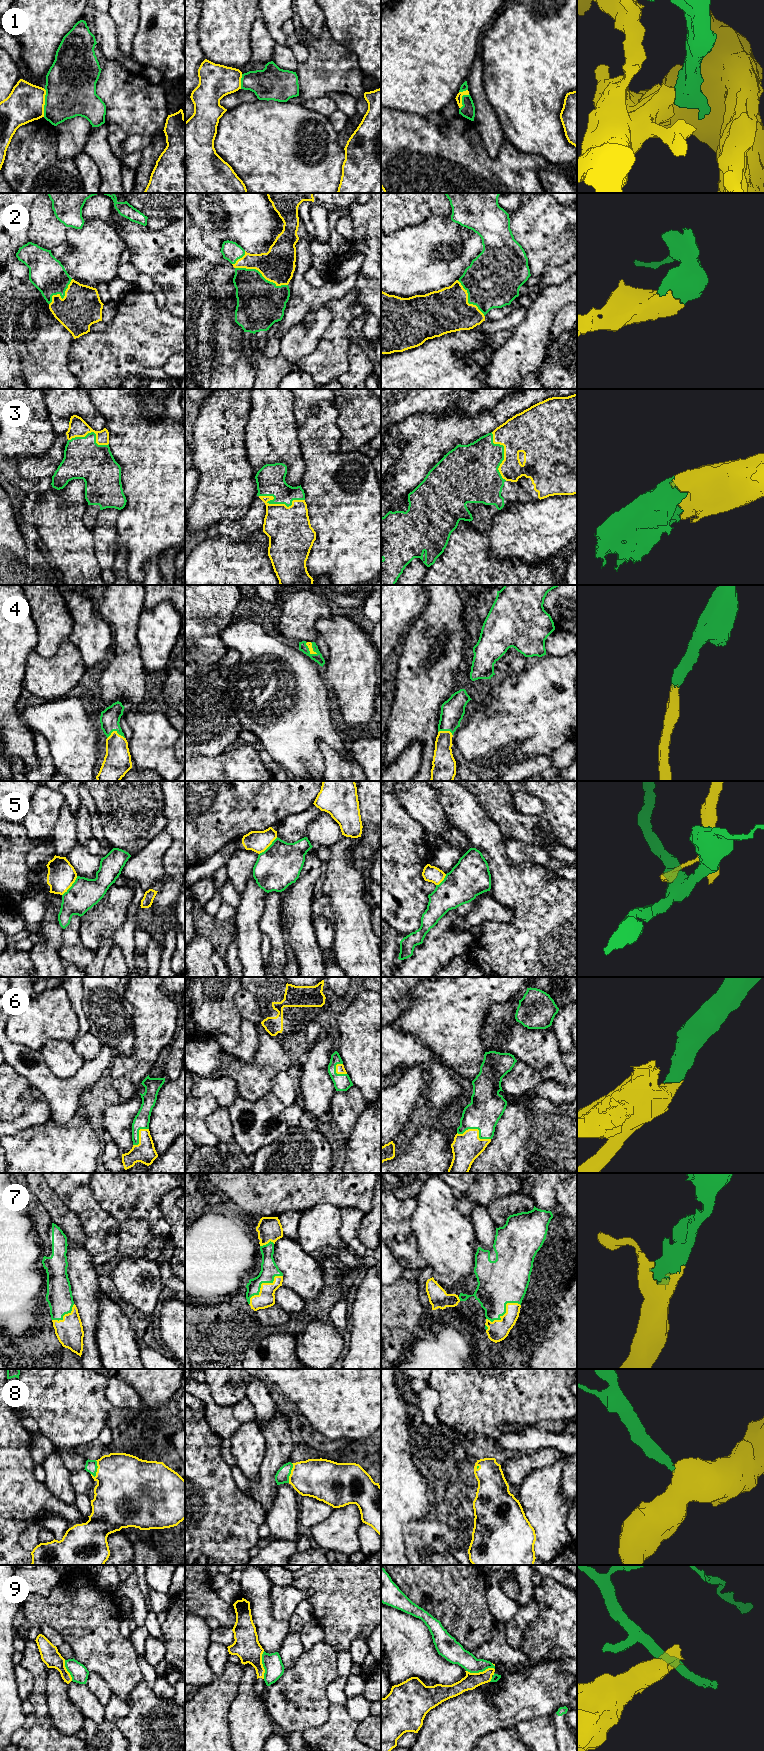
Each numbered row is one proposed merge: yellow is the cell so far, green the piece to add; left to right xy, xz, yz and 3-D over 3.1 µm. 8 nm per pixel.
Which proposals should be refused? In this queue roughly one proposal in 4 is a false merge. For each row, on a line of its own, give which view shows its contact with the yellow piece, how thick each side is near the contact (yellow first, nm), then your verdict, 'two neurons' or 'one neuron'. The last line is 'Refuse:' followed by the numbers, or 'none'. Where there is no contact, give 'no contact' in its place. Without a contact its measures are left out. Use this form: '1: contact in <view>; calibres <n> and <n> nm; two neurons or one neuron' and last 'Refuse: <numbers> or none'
1: contact in xy; calibres 300 and 400 nm; two neurons
2: contact in xz; calibres 280 and 380 nm; one neuron
3: contact in xz; calibres 360 and 240 nm; one neuron
4: contact in xy; calibres 220 and 160 nm; one neuron
5: contact in xy; calibres 220 and 240 nm; two neurons
6: contact in yz; calibres 240 and 280 nm; one neuron
7: contact in xz; calibres 140 and 140 nm; one neuron
8: contact in xy; calibres 440 and 100 nm; one neuron
9: contact in yz; calibres 130 and 160 nm; two neurons
Refuse: 1, 5, 9

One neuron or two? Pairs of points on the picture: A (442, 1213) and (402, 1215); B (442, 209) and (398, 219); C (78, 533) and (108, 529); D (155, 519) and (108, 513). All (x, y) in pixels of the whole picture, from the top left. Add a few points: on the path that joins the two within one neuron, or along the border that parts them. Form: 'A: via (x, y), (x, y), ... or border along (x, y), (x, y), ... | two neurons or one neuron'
A: border along (416, 1198), (411, 1217), (415, 1237) | two neurons
B: via (431, 207), (409, 208) | one neuron
C: border along (89, 524), (92, 530), (95, 554) | two neurons
D: border along (119, 510), (116, 520), (117, 538) | two neurons

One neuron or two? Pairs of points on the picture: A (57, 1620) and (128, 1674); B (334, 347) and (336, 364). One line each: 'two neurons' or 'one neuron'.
A: one neuron
B: one neuron

